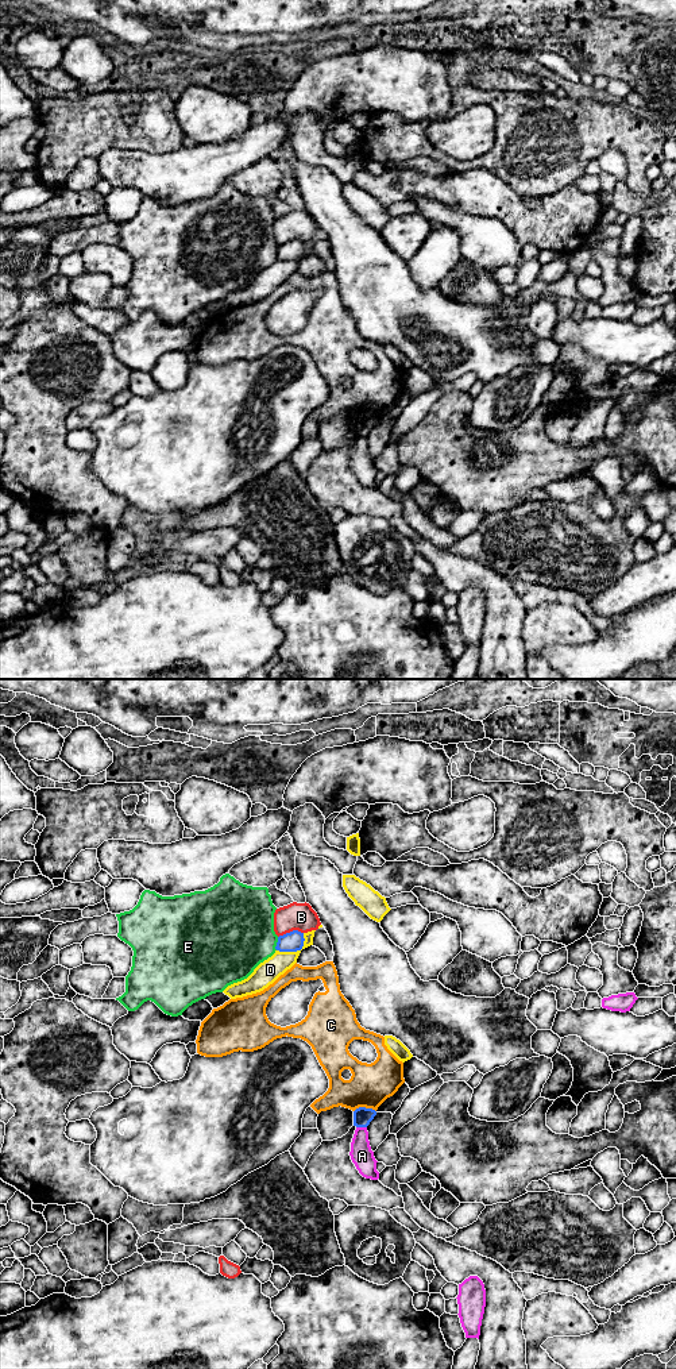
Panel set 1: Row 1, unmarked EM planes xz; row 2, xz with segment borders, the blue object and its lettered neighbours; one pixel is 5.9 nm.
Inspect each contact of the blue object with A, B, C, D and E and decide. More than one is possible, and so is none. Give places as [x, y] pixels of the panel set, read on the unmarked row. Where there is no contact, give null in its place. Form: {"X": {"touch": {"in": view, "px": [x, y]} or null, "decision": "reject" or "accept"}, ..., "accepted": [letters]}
{"A": {"touch": {"in": "xz", "px": [362, 435]}, "decision": "reject"}, "B": {"touch": {"in": "xz", "px": [290, 240]}, "decision": "reject"}, "C": {"touch": {"in": "xz", "px": [364, 416]}, "decision": "reject"}, "D": {"touch": {"in": "xz", "px": [296, 259]}, "decision": "reject"}, "E": {"touch": {"in": "xz", "px": [277, 253]}, "decision": "reject"}, "accepted": []}

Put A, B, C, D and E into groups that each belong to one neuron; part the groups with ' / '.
A / B / C / D / E

